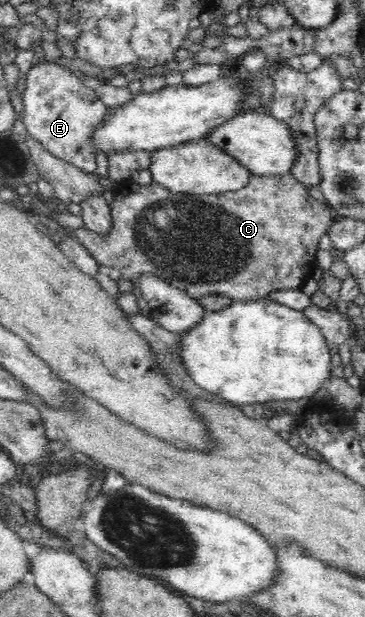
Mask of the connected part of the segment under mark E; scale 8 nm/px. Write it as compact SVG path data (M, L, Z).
M44 62L28 70L22 92L22 122L28 135L33 137L49 154L64 160L86 173L95 172L97 152L93 145L93 134L101 128L105 116L110 112L95 89L85 86L79 74L71 69Z

